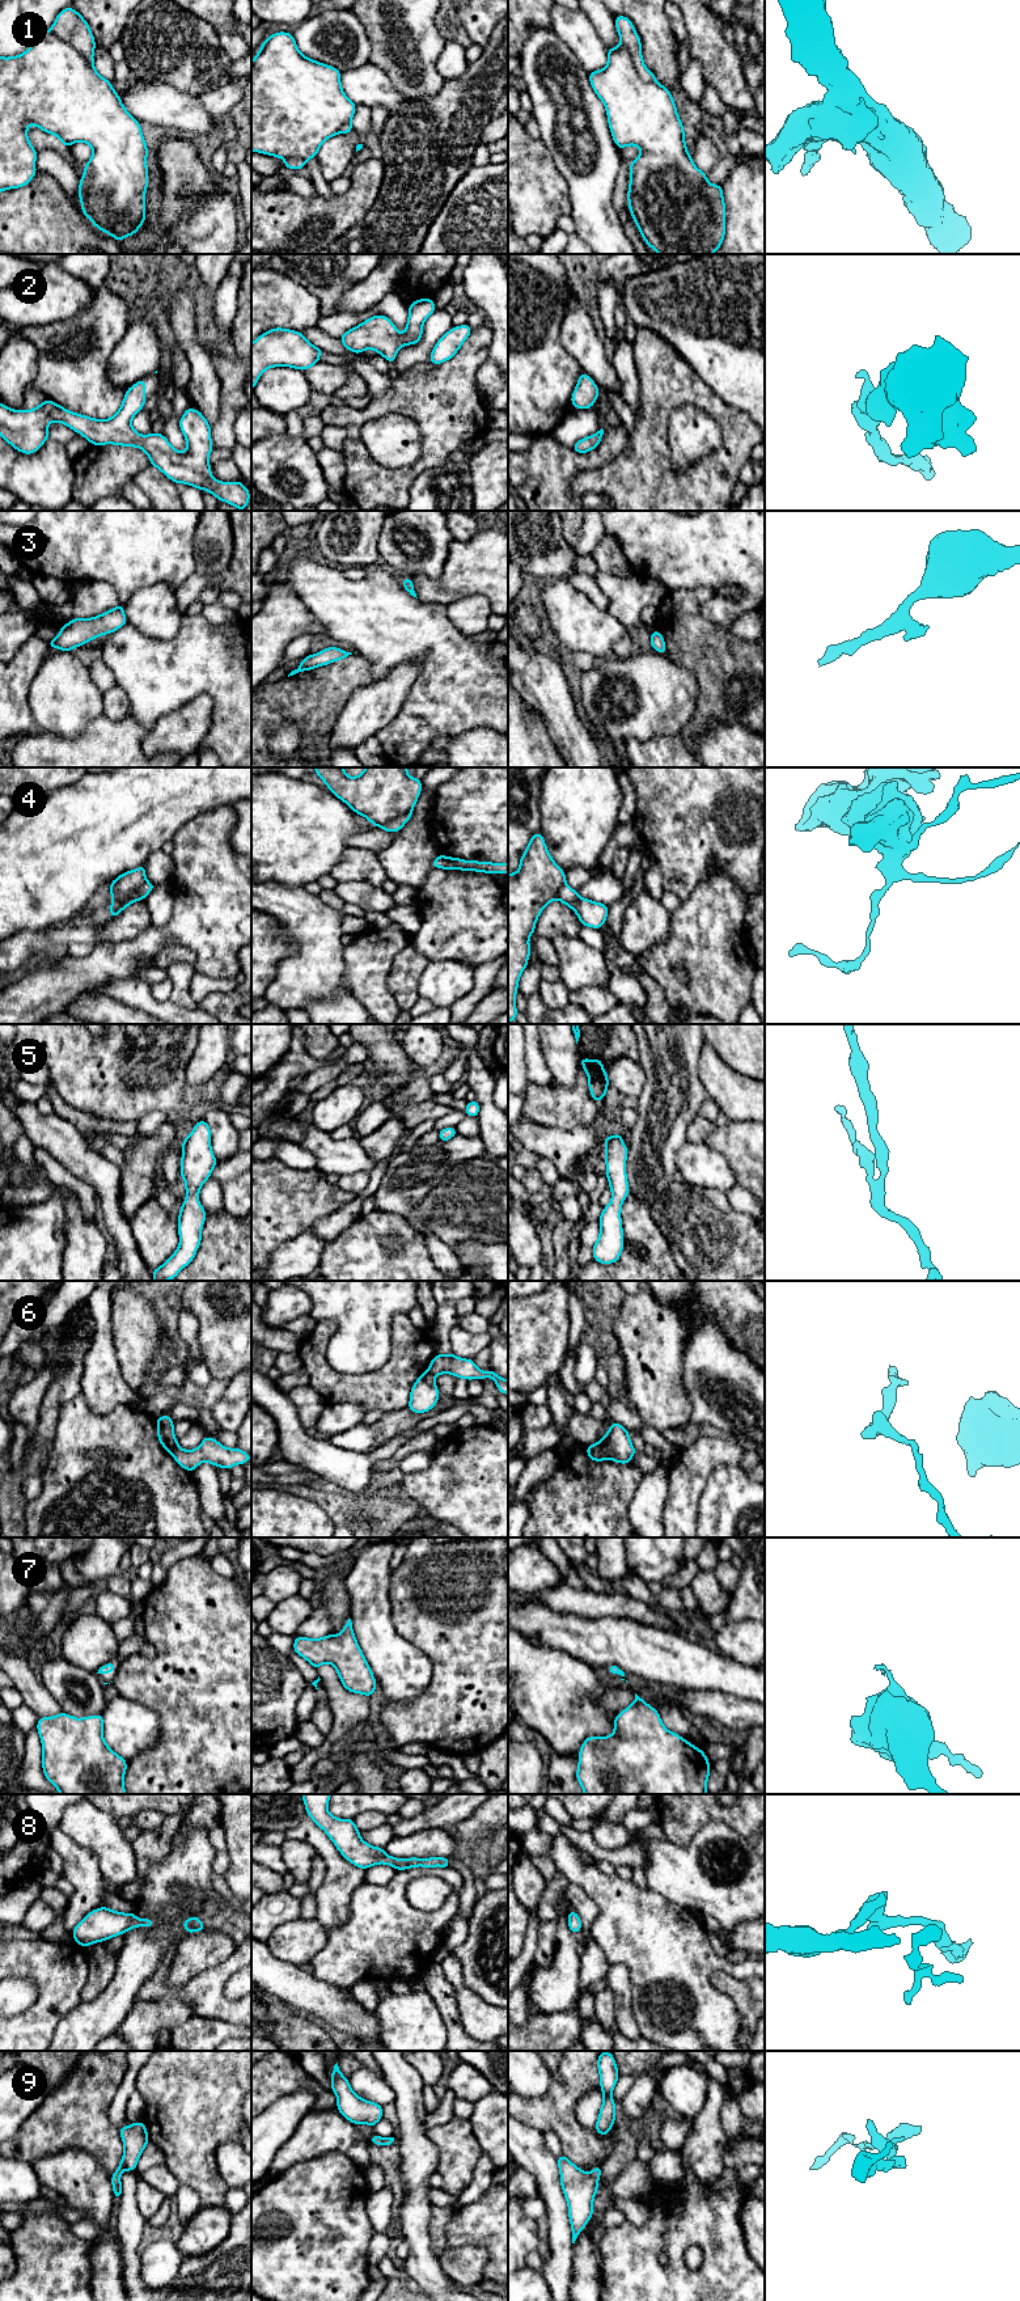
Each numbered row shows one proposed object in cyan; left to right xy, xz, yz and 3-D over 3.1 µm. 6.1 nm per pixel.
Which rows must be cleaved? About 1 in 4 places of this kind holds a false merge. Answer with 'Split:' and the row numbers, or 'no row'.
Split: 1, 4, 6

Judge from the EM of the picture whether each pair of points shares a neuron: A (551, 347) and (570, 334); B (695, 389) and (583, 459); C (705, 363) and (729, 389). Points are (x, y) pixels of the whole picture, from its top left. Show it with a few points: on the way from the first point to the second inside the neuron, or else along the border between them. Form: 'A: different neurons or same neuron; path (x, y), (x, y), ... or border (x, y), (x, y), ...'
A: different neurons; border (564, 311), (561, 342), (579, 366)
B: different neurons; border (627, 438), (623, 448), (608, 462)
C: same neuron; path (711, 369), (724, 383)

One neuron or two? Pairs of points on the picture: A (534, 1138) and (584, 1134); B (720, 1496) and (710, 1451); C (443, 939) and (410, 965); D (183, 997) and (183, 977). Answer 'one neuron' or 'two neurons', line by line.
A: one neuron
B: two neurons
C: two neurons
D: one neuron

